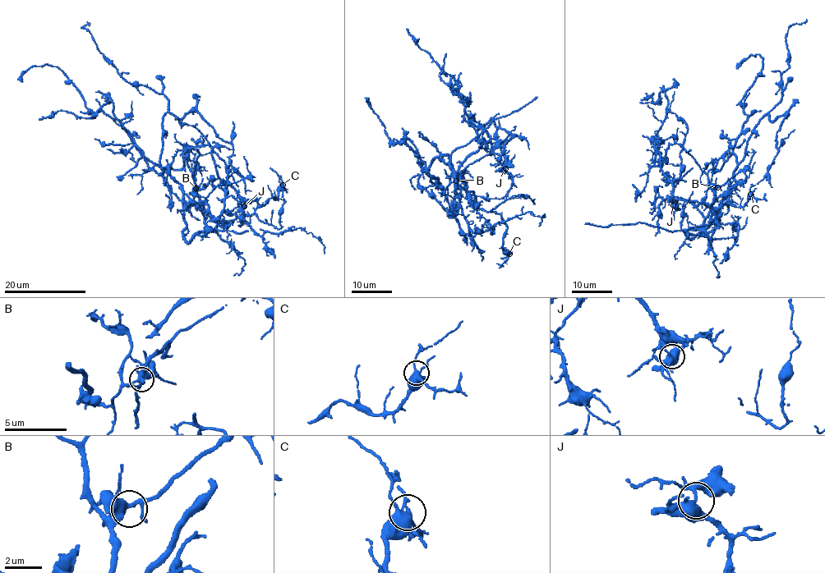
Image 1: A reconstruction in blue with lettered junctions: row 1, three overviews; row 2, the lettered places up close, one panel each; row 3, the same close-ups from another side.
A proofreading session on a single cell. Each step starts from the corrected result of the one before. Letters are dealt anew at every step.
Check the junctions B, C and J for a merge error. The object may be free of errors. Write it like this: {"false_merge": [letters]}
{"false_merge": ["J"]}

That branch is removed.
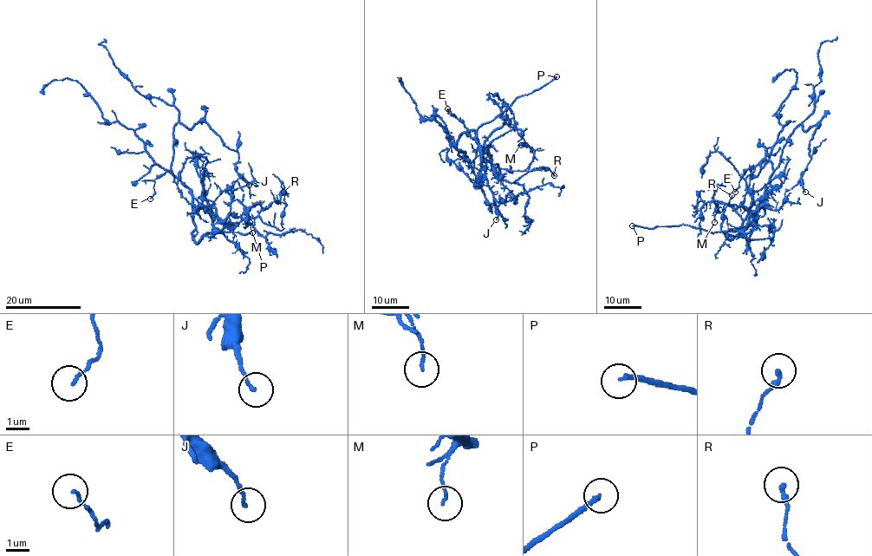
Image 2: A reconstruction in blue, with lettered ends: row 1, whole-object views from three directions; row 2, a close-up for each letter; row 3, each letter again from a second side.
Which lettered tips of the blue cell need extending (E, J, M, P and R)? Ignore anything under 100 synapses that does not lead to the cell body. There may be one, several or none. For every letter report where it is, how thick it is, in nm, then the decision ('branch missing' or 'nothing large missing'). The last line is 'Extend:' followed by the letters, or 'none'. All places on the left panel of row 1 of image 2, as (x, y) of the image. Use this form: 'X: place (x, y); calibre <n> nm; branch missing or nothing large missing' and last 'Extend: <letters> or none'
E: place (150, 199); calibre 110 nm; nothing large missing
J: place (249, 185); calibre 120 nm; nothing large missing
M: place (250, 222); calibre 100 nm; nothing large missing
P: place (252, 232); calibre 190 nm; branch missing
R: place (283, 192); calibre 240 nm; nothing large missing
Extend: P

